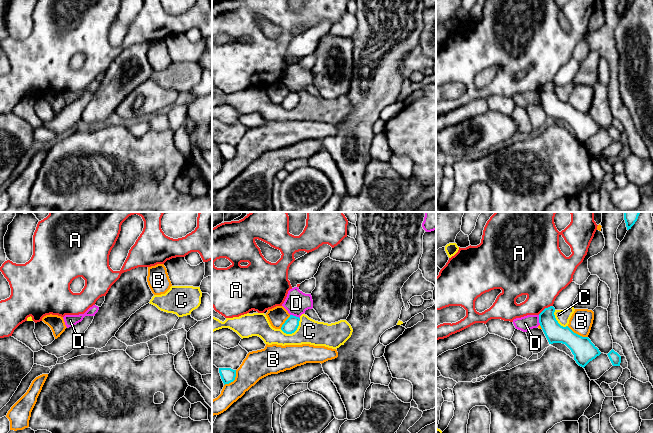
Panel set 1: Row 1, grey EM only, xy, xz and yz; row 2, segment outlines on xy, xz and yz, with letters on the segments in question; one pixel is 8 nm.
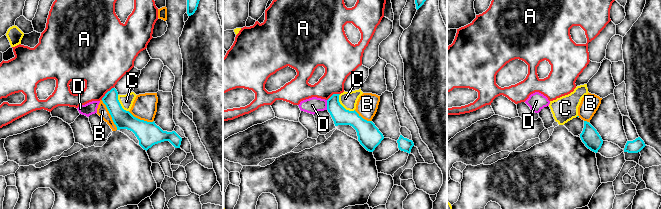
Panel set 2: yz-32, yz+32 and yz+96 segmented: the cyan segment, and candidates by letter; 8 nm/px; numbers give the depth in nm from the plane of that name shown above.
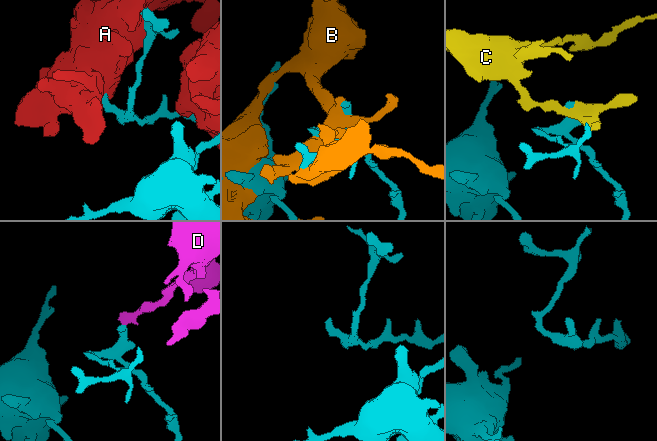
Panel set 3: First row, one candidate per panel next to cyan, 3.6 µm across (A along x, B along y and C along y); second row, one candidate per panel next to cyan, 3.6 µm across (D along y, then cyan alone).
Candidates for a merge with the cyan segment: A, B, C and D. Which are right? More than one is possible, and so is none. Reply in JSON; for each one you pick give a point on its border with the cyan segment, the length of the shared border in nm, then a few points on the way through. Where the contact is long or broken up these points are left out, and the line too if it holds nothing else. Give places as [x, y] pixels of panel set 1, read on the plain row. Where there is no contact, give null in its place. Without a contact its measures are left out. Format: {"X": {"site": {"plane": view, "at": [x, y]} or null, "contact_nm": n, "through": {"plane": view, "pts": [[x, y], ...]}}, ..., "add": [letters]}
{"add": []}

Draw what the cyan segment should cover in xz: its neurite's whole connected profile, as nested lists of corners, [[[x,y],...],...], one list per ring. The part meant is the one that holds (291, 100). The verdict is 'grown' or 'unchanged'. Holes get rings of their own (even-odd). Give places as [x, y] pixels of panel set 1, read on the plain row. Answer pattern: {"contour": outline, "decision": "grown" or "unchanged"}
{"contour": [[[290,91],[290,93],[282,101],[281,106],[286,110],[294,109],[299,102],[300,94]]], "decision": "unchanged"}

